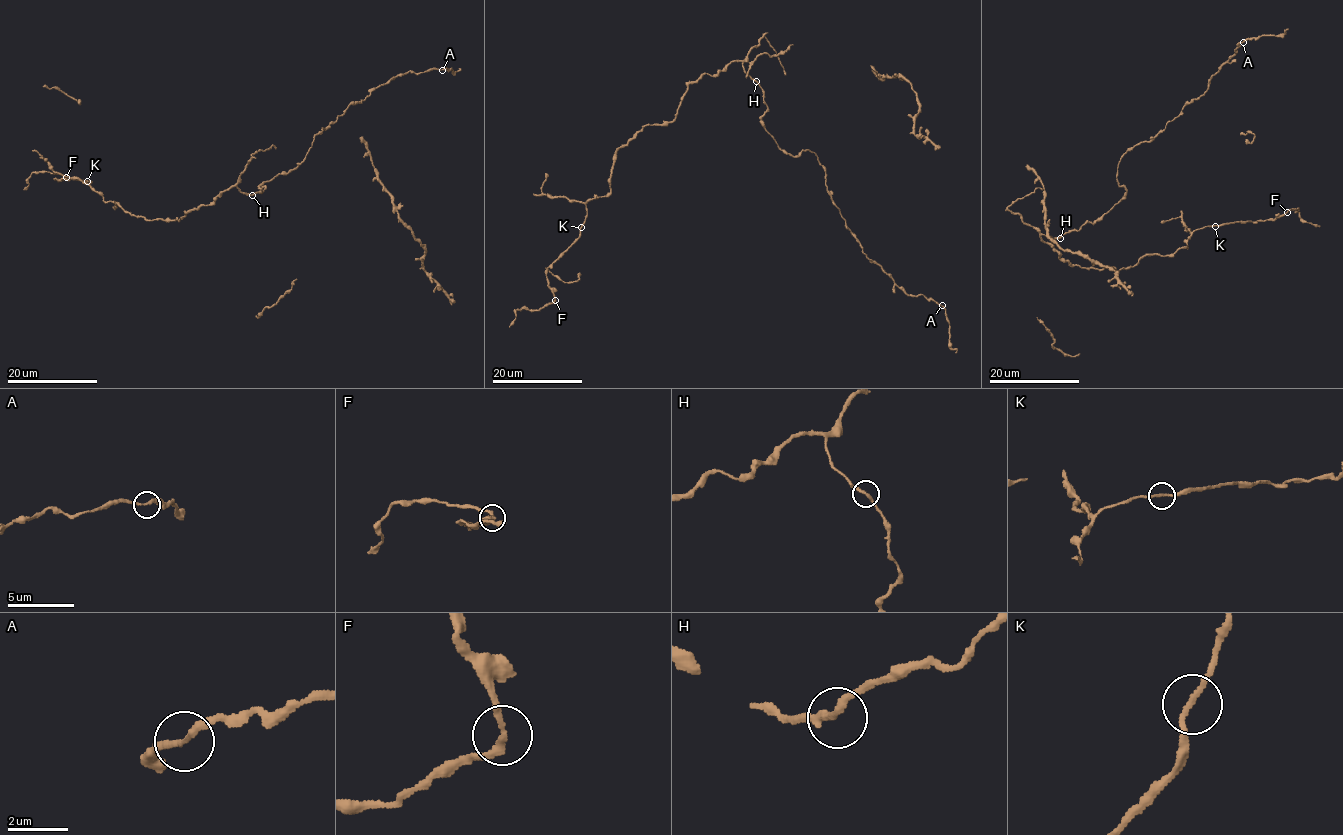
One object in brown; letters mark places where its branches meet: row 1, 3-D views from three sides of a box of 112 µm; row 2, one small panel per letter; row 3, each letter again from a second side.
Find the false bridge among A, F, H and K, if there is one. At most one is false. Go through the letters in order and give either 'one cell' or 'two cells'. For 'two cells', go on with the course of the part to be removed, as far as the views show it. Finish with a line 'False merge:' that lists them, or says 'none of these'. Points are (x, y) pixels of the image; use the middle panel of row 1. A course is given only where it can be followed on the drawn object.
A: one cell
F: one cell
H: one cell
K: one cell
False merge: none of these

